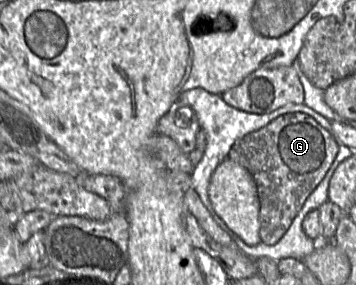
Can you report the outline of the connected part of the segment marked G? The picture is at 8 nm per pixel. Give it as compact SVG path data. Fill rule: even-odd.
M301 112L281 115L233 144L228 159L244 167L257 186L262 243L274 245L287 232L308 197L326 176L340 145L333 133Z

